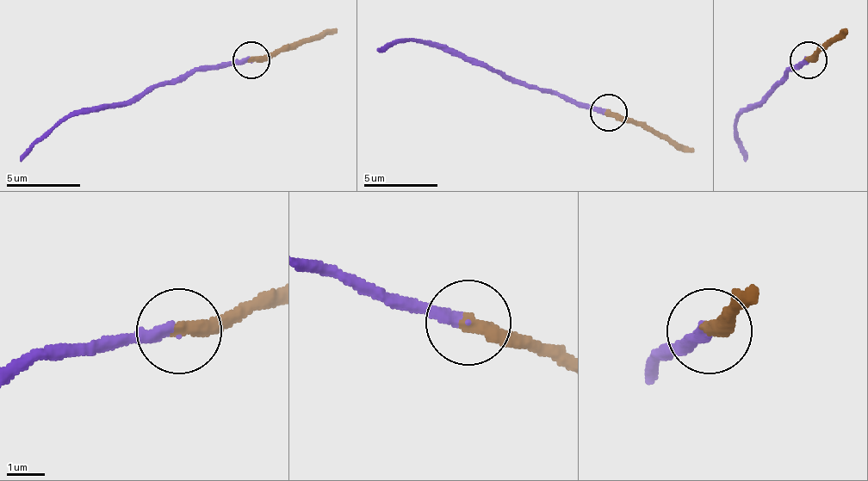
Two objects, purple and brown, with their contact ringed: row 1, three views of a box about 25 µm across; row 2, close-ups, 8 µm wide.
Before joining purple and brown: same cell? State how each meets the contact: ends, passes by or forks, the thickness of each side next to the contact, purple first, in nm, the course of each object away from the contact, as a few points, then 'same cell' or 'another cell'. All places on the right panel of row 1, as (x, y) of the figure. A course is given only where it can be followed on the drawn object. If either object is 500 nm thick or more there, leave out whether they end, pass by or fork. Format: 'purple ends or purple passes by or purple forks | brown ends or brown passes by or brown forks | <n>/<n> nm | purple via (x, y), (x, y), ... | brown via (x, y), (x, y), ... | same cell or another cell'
purple ends | brown ends | 280/400 nm | purple via (809, 61), (790, 68), (739, 116), (735, 142), (747, 161) | brown via (809, 61), (846, 27) | same cell

